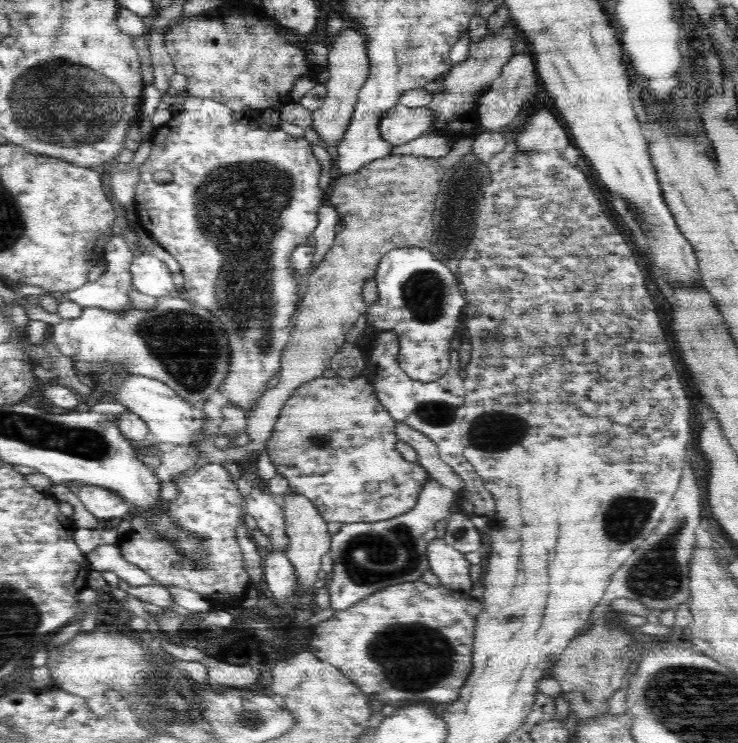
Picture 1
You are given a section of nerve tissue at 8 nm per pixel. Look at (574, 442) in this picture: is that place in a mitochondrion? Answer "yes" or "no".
no

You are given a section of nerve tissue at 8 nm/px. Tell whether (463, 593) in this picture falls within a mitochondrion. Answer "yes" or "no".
no

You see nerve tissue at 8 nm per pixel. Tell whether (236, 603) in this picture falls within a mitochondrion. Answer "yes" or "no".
no

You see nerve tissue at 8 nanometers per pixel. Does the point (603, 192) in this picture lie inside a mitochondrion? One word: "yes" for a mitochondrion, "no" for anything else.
no

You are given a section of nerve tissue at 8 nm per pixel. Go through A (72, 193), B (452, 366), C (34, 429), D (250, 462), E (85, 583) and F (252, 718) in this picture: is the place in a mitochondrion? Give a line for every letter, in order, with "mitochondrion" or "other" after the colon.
A: other
B: other
C: mitochondrion
D: other
E: other
F: mitochondrion

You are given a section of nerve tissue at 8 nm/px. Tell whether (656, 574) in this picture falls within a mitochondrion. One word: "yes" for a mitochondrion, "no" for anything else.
yes

